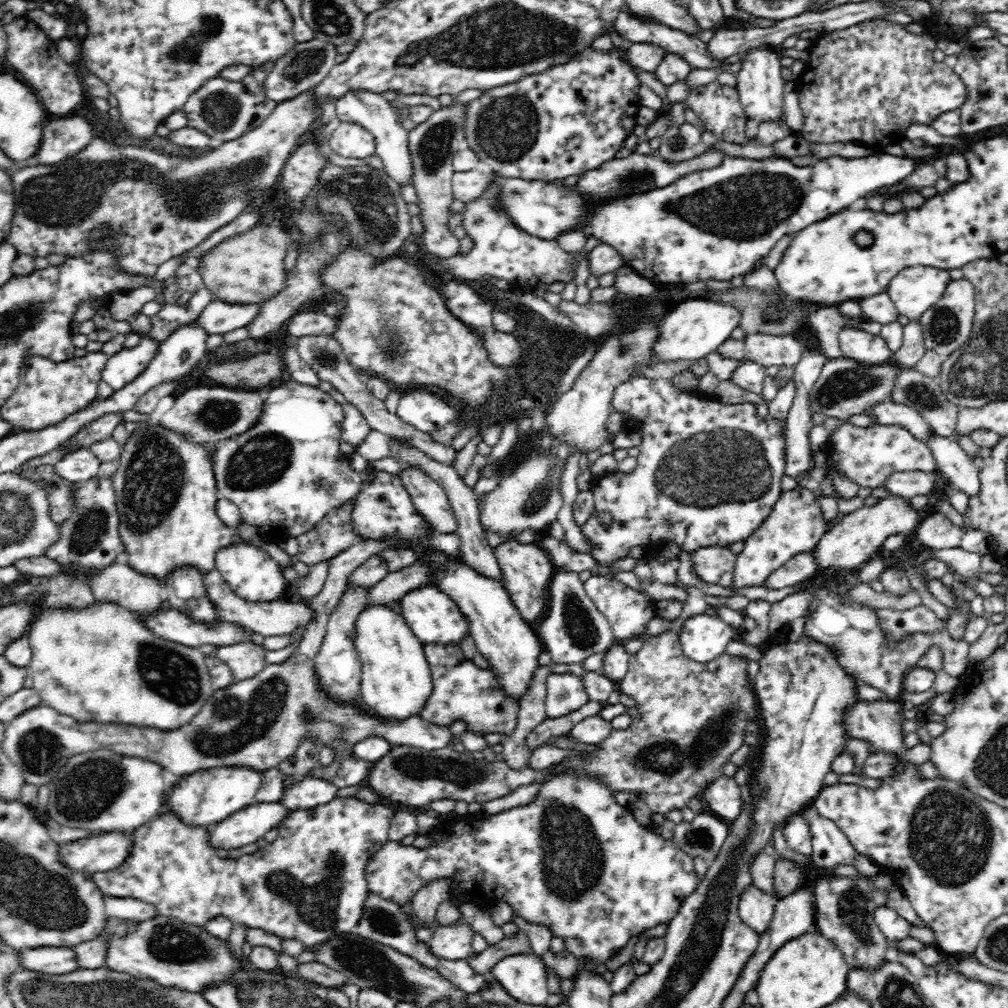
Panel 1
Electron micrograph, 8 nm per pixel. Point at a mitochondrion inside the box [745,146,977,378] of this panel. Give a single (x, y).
(945, 323)

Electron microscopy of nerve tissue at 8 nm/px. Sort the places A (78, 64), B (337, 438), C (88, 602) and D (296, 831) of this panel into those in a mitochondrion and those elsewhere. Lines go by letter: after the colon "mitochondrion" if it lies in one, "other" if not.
A: other
B: other
C: other
D: other

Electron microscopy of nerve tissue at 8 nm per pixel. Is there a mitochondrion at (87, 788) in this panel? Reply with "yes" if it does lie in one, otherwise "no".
yes

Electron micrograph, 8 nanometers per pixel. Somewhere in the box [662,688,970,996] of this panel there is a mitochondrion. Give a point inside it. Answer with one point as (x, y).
(853, 907)

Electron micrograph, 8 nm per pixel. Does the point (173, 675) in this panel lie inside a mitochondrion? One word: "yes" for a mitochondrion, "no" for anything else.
yes

